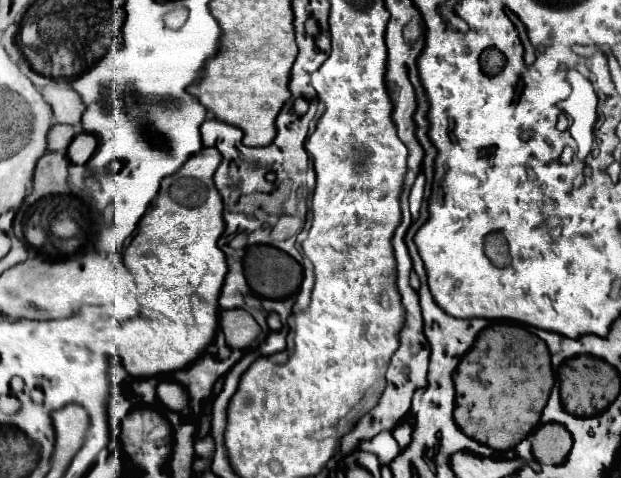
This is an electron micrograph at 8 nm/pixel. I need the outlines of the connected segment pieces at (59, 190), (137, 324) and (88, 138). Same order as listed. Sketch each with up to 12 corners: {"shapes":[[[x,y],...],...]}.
{"shapes":[[[46,152],[34,170],[34,194],[66,194],[68,158]],[[222,156],[160,192],[124,264],[130,376],[180,370],[218,328]],[[82,132],[74,136],[66,156],[72,164],[86,164],[96,150],[96,138]]]}

